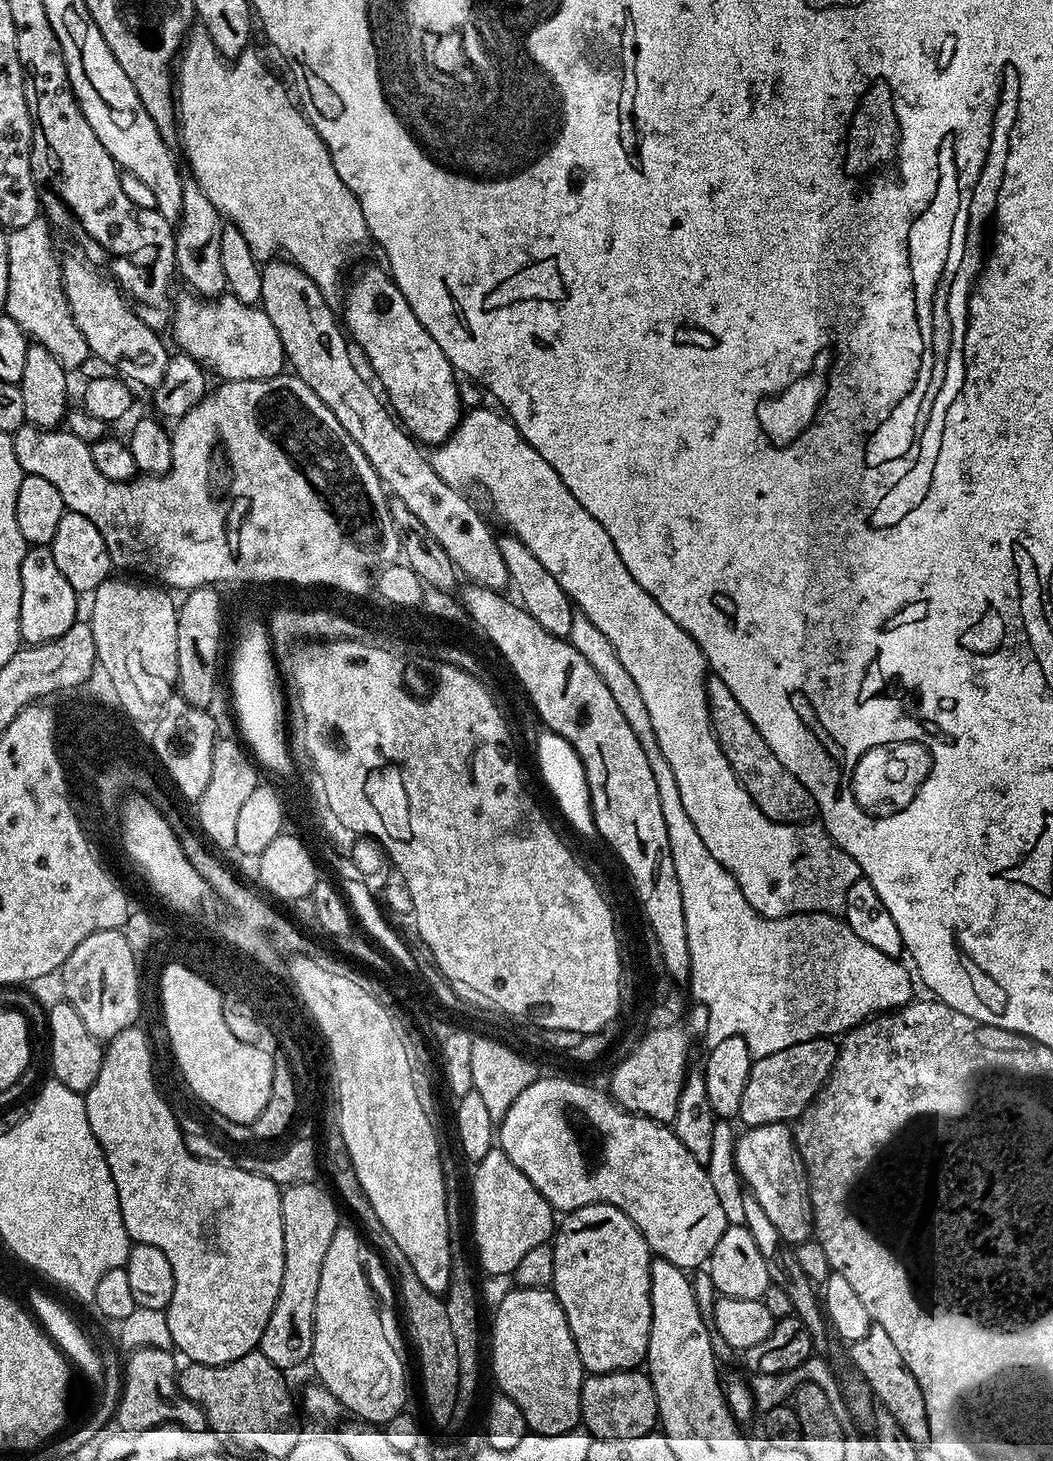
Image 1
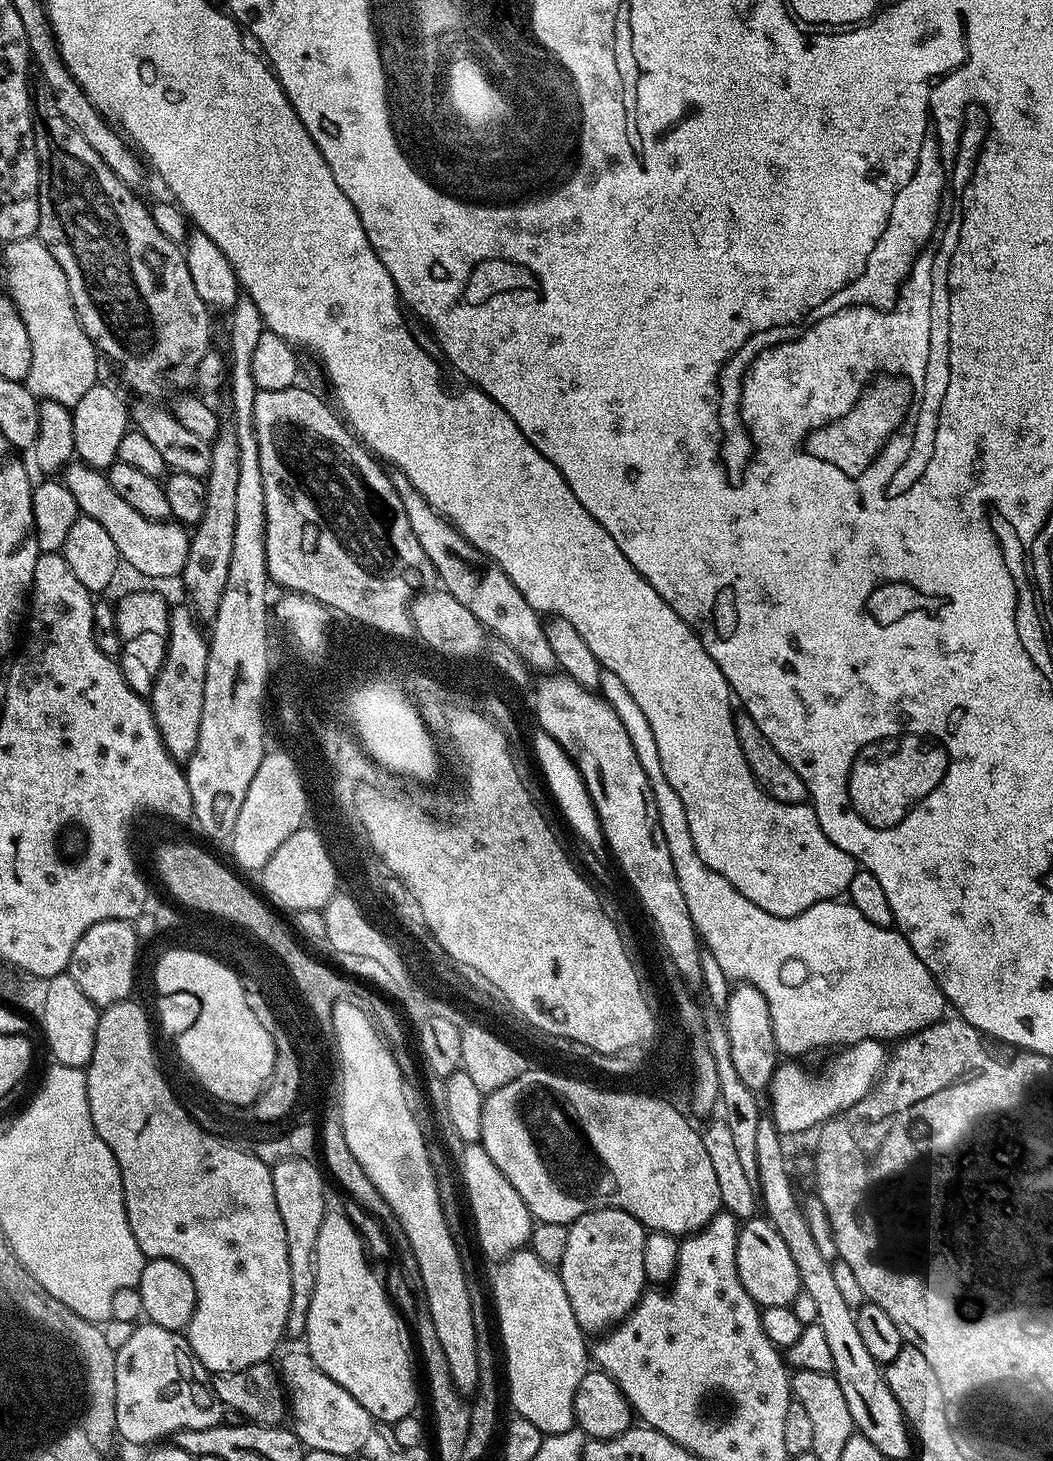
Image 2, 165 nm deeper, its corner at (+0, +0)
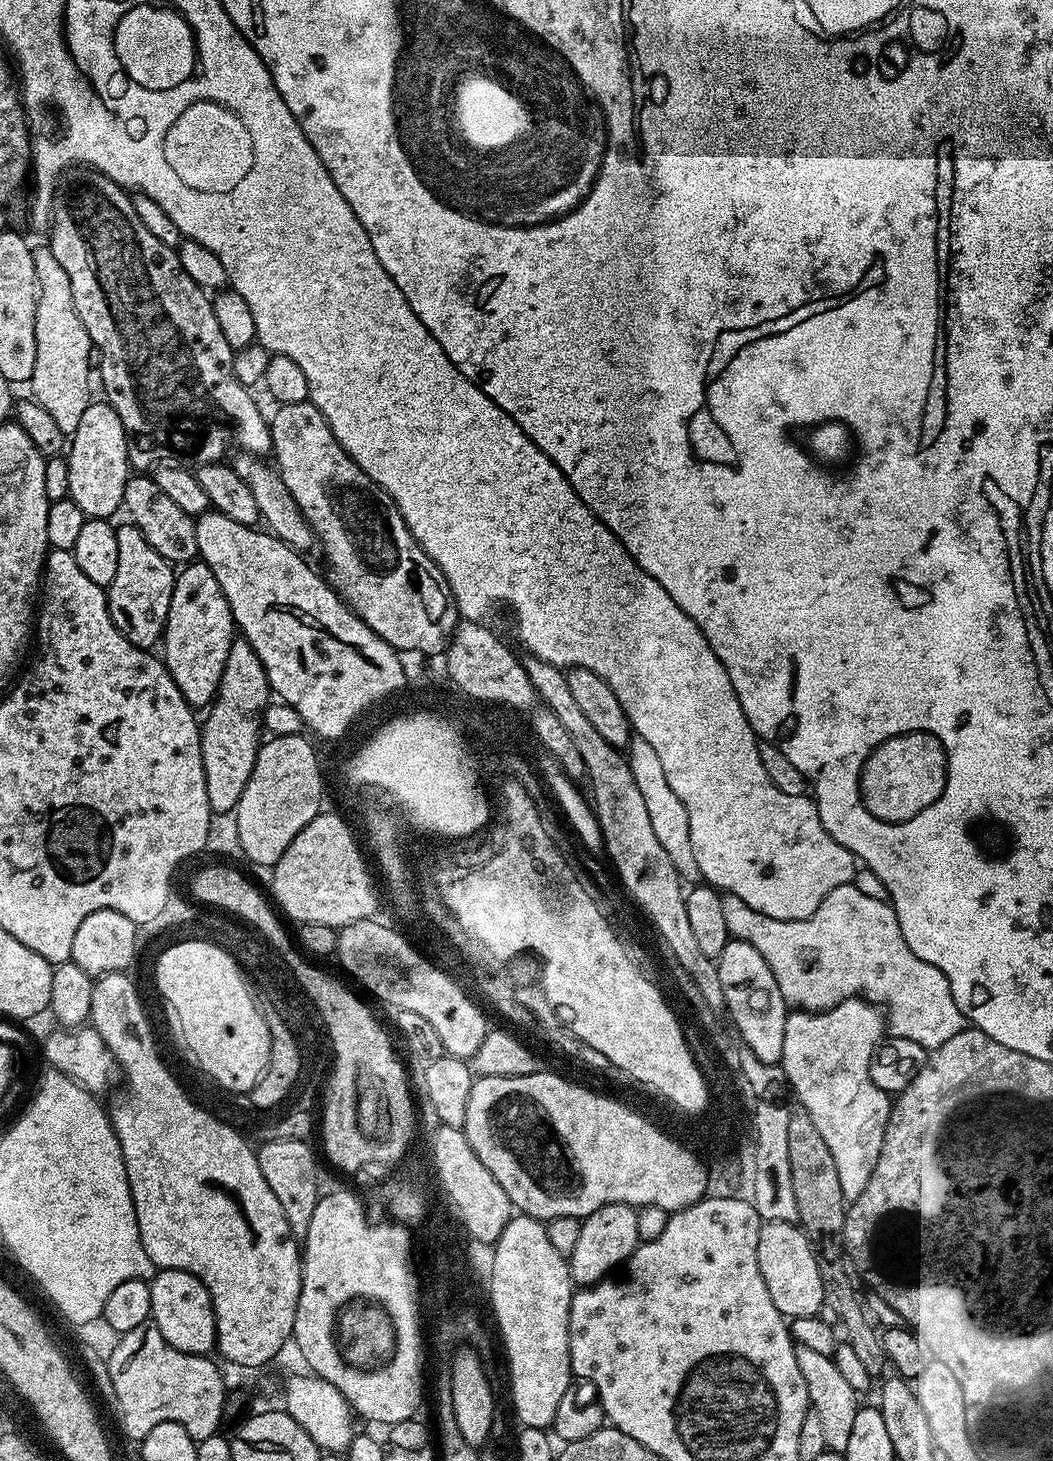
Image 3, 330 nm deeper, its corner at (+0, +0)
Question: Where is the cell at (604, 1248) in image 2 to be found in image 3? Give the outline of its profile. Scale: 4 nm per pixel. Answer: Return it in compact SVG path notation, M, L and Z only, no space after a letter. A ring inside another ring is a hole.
M604 1204L589 1216L583 1217L582 1234L574 1245L574 1254L570 1258L572 1278L577 1285L595 1284L605 1279L616 1267L623 1265L641 1243L638 1234L637 1209L630 1204Z

